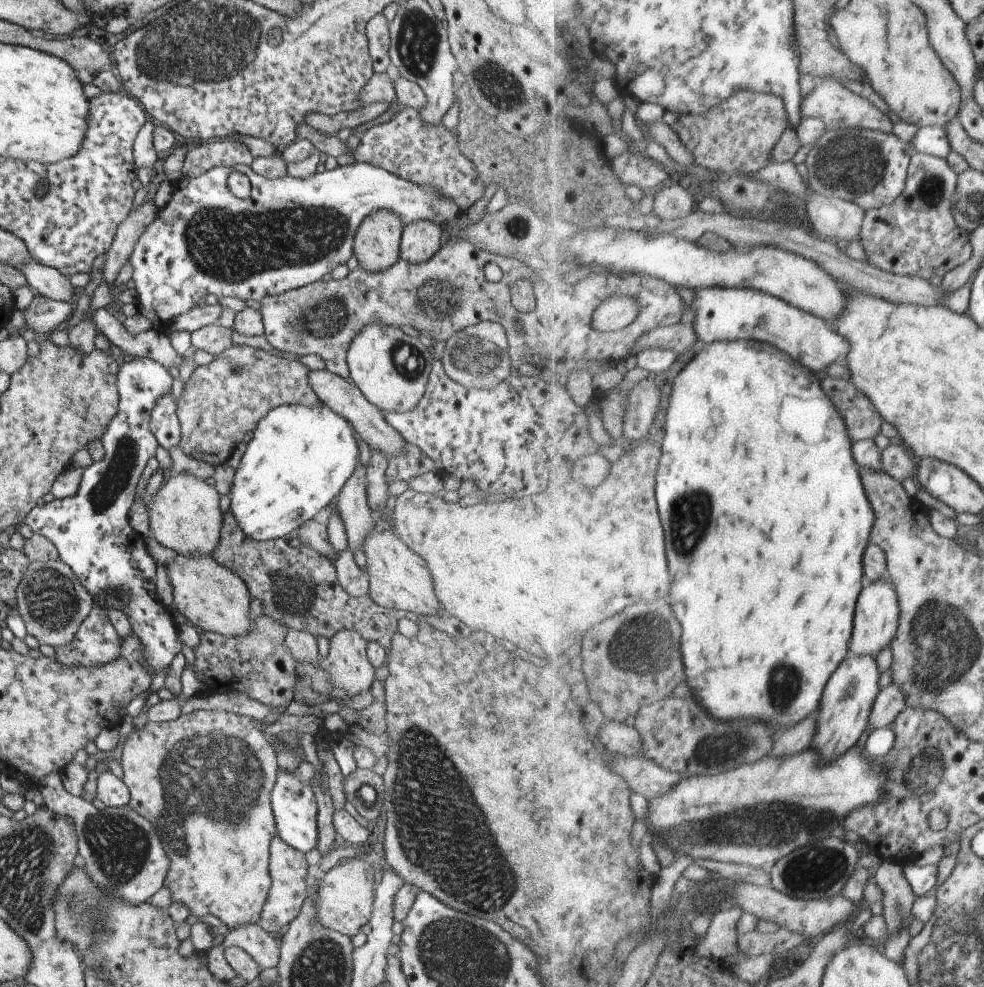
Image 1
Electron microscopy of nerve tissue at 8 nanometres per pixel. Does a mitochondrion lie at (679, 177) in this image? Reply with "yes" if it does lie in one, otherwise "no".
no

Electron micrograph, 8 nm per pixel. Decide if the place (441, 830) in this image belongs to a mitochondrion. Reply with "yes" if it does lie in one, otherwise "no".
yes

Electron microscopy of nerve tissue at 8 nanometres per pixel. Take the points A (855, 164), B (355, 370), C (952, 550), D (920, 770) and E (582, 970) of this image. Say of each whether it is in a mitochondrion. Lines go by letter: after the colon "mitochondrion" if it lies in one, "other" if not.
A: mitochondrion
B: other
C: other
D: mitochondrion
E: other

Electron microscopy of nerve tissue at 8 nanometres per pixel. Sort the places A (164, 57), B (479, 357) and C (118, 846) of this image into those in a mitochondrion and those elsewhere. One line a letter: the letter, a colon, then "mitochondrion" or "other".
A: mitochondrion
B: mitochondrion
C: mitochondrion

